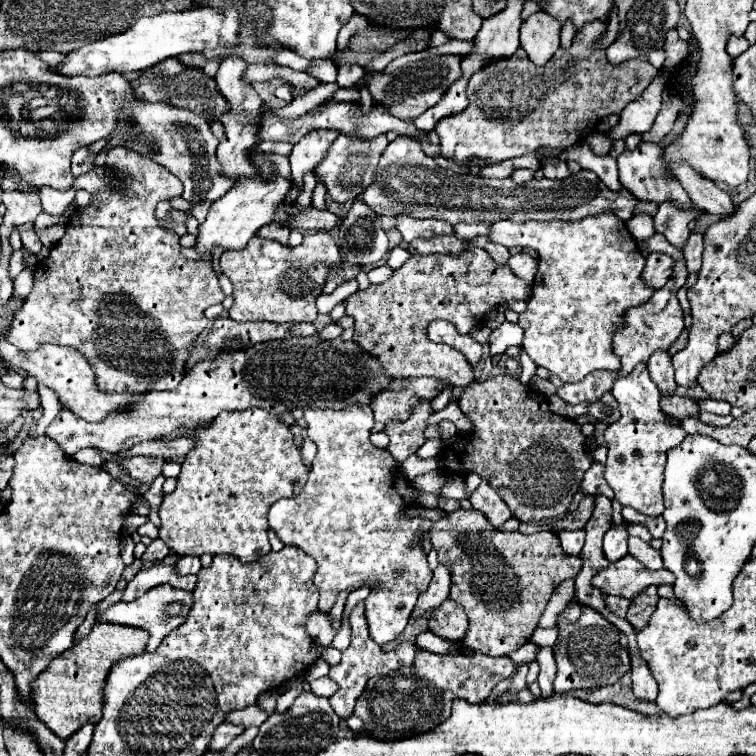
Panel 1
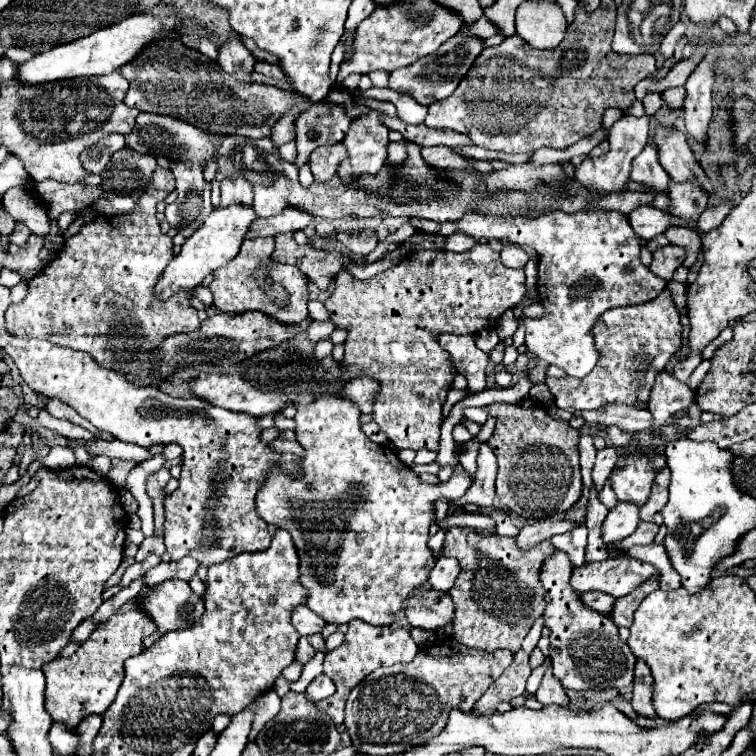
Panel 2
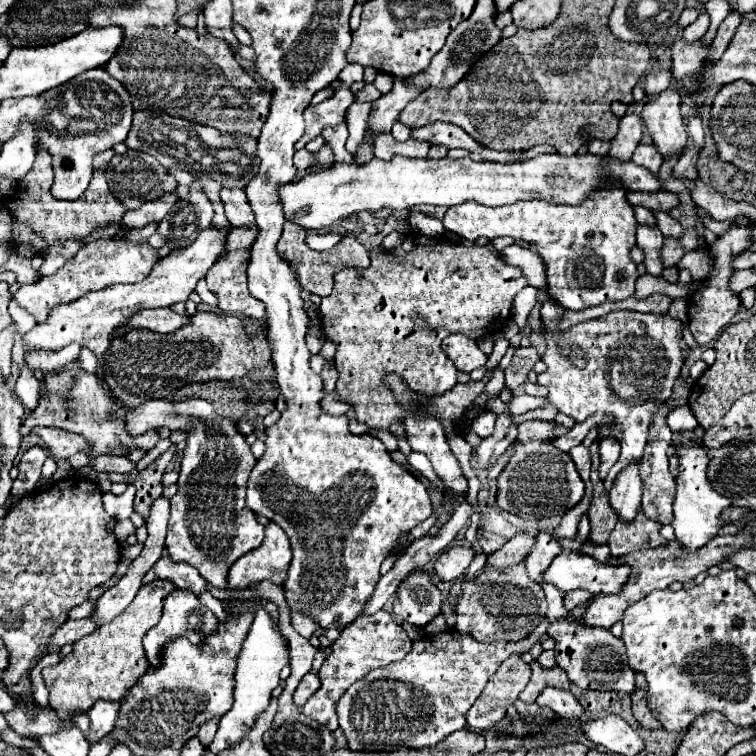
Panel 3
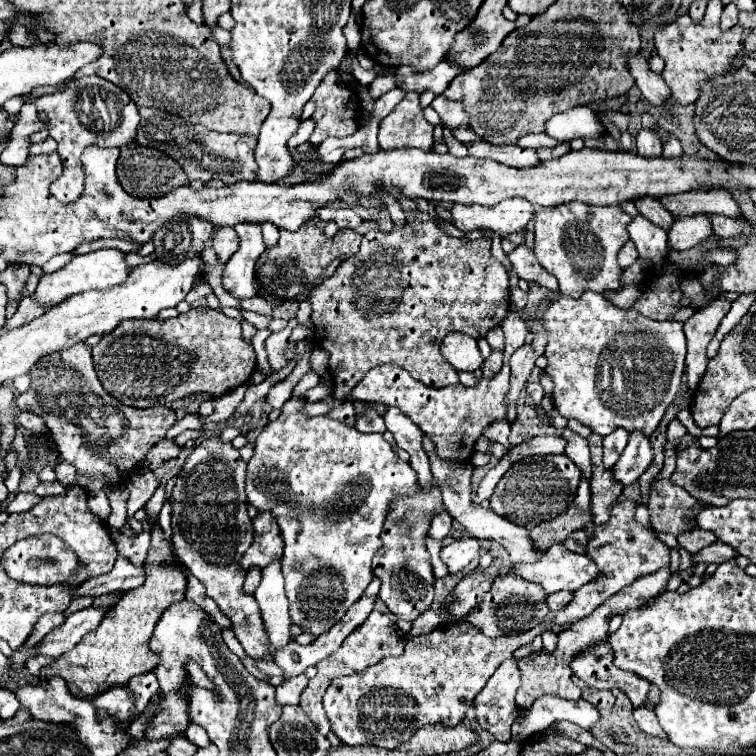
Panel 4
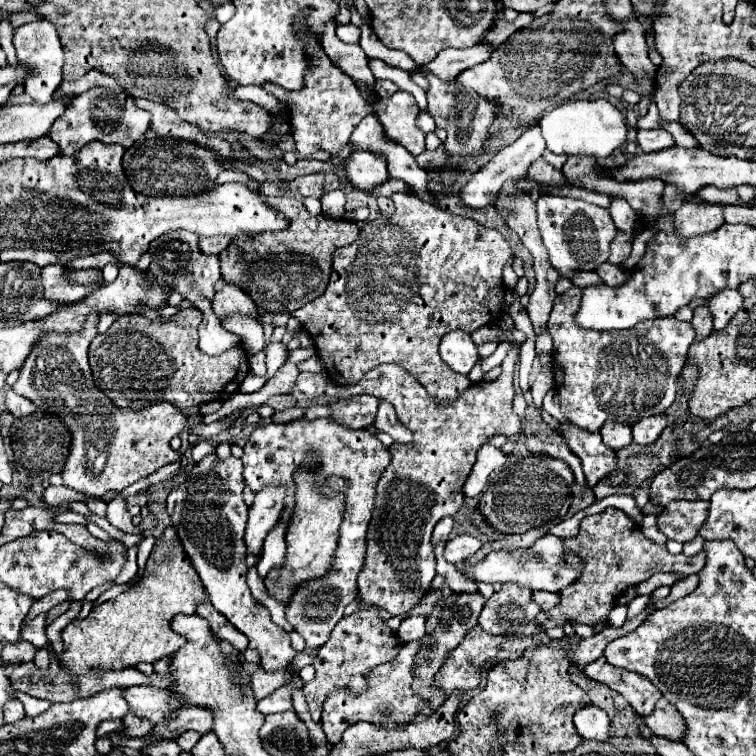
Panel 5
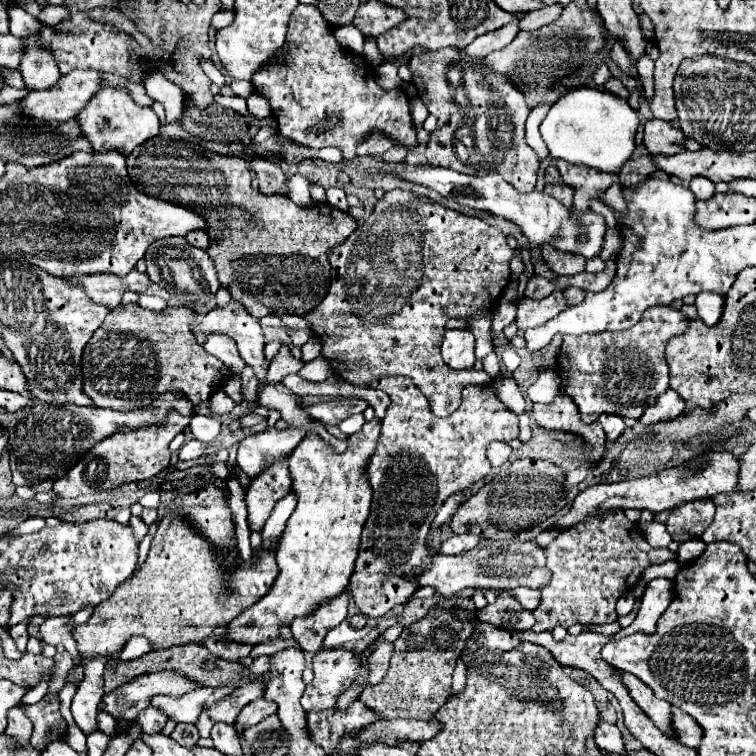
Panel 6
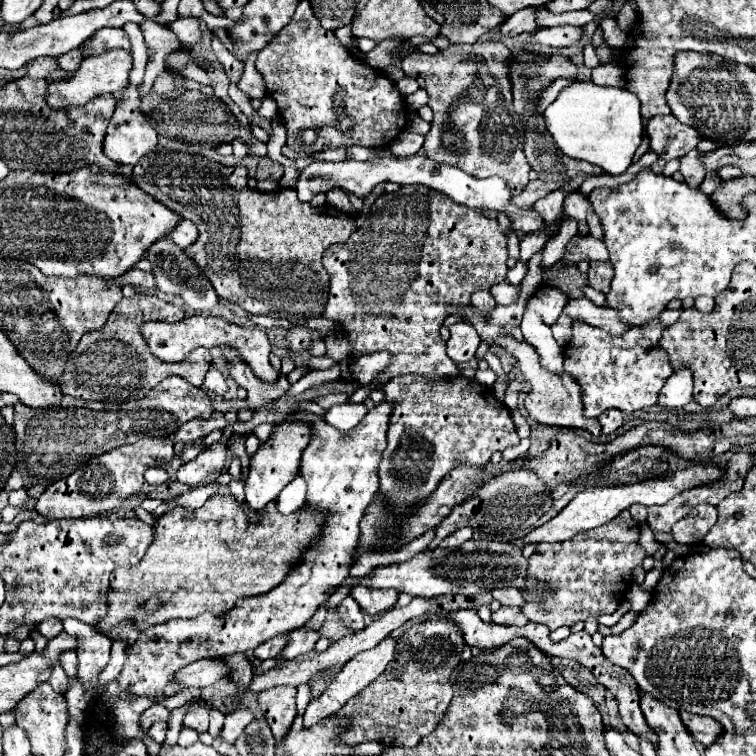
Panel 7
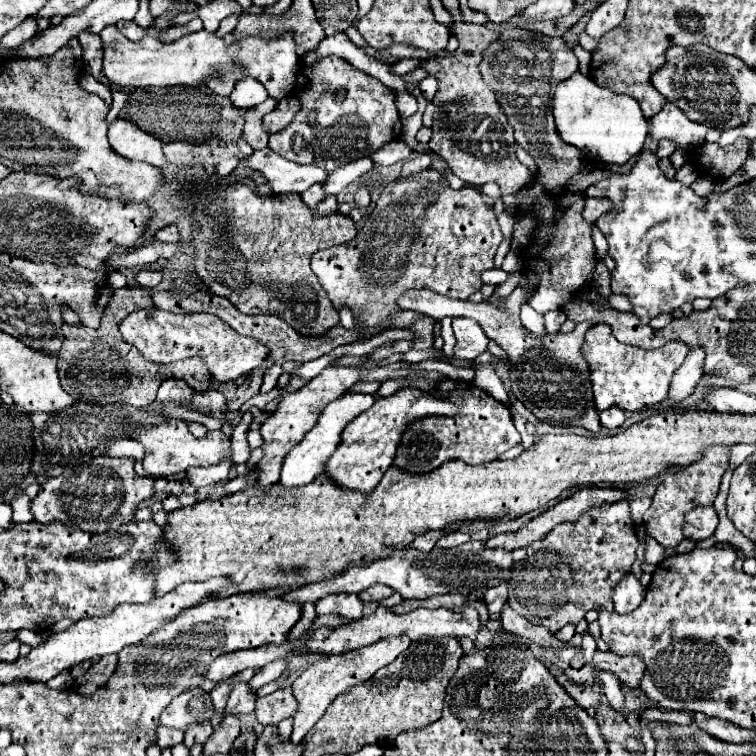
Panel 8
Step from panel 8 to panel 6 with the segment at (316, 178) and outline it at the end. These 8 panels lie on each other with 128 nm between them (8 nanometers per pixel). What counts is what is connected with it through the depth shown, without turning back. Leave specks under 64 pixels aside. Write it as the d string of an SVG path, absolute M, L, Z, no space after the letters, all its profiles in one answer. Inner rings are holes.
M428 164L416 166L414 170L394 172L394 174L408 184L432 188L448 200L470 206L474 210L486 210L490 214L496 214L500 218L514 222L522 230L522 234L528 238L528 244L533 251L531 253L533 264L539 259L536 246L544 244L544 242L554 244L554 248L558 248L562 252L582 254L584 258L594 258L600 252L602 238L606 232L604 218L600 214L590 212L590 210L582 216L572 216L572 210L568 210L556 198L552 198L548 194L536 194L536 192L534 194L520 194L504 178L498 178L498 176L468 176L462 172L454 172L454 170L440 168L440 166L428 166Z

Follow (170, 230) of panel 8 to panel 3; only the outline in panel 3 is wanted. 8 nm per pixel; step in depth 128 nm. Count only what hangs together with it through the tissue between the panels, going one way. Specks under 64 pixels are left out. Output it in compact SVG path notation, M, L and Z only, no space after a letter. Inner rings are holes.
M232 228L228 232L228 240L224 242L224 256L236 248L248 248L254 244L258 228Z

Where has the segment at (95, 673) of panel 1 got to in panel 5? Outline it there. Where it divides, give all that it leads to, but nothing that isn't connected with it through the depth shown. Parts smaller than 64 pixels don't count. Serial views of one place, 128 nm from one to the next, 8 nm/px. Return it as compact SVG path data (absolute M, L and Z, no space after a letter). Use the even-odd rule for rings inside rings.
M168 526L164 534L156 538L144 572L150 574L142 576L134 588L94 606L88 618L74 620L62 630L64 654L60 662L64 668L72 674L82 674L84 668L126 668L172 656L176 648L184 646L184 636L170 628L172 616L196 614L196 604L208 600L208 594L176 536L176 528Z

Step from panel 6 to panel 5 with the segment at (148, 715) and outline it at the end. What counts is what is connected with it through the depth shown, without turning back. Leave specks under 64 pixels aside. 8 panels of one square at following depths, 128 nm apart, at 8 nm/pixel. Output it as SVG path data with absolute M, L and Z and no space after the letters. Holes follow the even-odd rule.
M132 714L124 716L122 722L126 724L126 730L124 730L126 736L146 736L154 728L152 722L148 722L148 720L140 718L140 716L132 716Z

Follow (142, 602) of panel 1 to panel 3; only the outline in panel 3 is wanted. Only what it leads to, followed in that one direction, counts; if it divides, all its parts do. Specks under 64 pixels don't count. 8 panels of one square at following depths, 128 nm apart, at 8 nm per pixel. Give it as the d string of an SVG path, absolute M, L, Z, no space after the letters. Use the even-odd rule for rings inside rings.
M174 590L166 602L164 602L164 614L162 620L144 636L144 650L146 650L146 658L150 664L160 664L160 648L164 648L164 644L168 640L174 640L176 636L184 636L194 644L202 644L208 636L212 636L212 632L216 632L218 628L218 618L200 604L200 600L196 596L192 596L192 592L188 590Z

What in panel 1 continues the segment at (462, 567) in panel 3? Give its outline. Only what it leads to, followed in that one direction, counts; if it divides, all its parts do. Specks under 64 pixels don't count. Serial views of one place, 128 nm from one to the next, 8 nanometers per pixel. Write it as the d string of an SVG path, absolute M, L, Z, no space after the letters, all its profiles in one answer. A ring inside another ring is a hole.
M438 564L438 568L434 570L432 582L428 586L428 590L420 596L416 608L414 608L414 616L424 616L426 612L438 608L450 594L450 570L444 564Z

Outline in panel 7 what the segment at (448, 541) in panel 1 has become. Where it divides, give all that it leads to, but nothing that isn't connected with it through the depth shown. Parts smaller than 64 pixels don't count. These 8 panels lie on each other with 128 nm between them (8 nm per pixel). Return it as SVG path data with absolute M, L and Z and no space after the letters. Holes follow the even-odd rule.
M502 606L498 612L492 614L492 620L496 624L502 624L502 626L512 626L512 624L526 624L528 620L524 618L524 614L520 612L520 608L510 608L510 606Z

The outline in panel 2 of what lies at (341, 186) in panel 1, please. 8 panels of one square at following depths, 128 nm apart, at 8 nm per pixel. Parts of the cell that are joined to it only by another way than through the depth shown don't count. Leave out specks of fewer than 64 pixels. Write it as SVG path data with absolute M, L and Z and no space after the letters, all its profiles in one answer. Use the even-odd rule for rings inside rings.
M370 110L368 116L352 120L352 126L344 136L348 160L340 164L338 176L350 180L360 174L376 174L386 162L386 144L388 128L380 124L380 110Z

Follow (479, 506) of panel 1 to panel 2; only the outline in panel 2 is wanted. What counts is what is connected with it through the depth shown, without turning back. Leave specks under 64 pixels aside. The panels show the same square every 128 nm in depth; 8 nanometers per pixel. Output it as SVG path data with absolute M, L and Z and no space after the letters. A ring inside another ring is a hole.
M488 442L480 444L478 450L478 472L474 476L472 488L468 488L466 496L454 501L458 507L465 504L476 504L476 506L492 506L494 504L494 480L496 480L496 456Z

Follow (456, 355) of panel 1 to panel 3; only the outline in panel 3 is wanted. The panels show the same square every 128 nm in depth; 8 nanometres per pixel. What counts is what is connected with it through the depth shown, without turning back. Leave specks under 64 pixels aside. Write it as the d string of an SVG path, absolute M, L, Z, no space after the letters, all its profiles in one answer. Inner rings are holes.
M406 234L404 242L402 242L398 248L394 248L394 250L382 250L380 246L374 246L368 254L370 254L370 266L368 266L368 268L344 268L344 270L340 270L340 272L334 276L334 290L332 290L332 294L326 296L326 298L322 298L322 302L320 302L320 316L322 316L320 322L322 322L322 330L324 330L326 338L332 340L332 342L336 344L336 362L334 362L334 364L336 364L336 370L338 370L336 394L338 394L342 400L350 402L350 404L352 404L352 410L354 410L354 414L356 414L356 420L362 422L362 424L366 424L366 426L370 426L370 428L386 428L386 430L388 430L388 426L392 424L392 420L402 418L402 420L406 422L406 434L408 434L408 442L410 442L412 450L422 452L422 454L428 456L428 460L430 460L430 464L432 464L432 468L434 468L434 472L436 472L440 484L444 486L444 490L446 490L450 502L454 504L454 502L458 502L458 500L462 500L462 498L466 496L468 480L466 480L466 476L464 476L464 472L462 472L462 468L460 468L460 462L456 460L456 456L452 454L452 450L450 450L450 446L448 446L448 440L446 440L446 436L444 436L442 424L440 424L434 416L412 414L412 412L408 412L408 410L402 410L400 404L396 402L396 398L394 398L394 396L388 396L388 390L382 386L380 378L382 378L386 372L394 372L394 374L402 376L414 392L424 394L424 396L436 396L436 394L442 394L442 392L446 392L446 390L450 390L450 388L456 384L456 374L458 374L458 370L456 370L454 362L448 360L446 354L442 354L440 342L442 342L446 336L458 332L467 335L473 340L477 340L485 335L488 336L491 332L500 330L500 328L506 324L506 320L510 318L510 308L512 308L514 296L516 296L518 290L524 288L528 282L526 282L526 278L522 276L520 268L508 266L508 264L506 264L496 252L492 252L488 246L474 246L474 244L472 244L472 246L458 246L458 244L450 244L450 242L436 242L436 238L430 238L430 236L424 236L424 234Z

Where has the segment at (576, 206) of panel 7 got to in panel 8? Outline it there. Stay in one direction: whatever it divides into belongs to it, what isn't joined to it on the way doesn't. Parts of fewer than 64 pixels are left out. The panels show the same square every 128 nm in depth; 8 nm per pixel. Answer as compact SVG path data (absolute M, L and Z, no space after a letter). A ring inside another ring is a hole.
M586 198L586 206L584 206L582 216L584 216L588 222L596 222L598 216L600 216L602 212L608 212L608 208L612 208L610 200L594 200L594 198Z

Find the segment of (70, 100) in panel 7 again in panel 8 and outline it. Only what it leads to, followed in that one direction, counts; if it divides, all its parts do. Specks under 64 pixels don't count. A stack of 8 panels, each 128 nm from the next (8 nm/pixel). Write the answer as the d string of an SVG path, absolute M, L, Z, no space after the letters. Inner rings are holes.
M112 24L100 32L104 46L104 76L118 86L176 86L176 84L204 84L218 96L230 96L236 82L248 76L260 80L268 94L276 100L288 96L296 88L296 74L300 68L300 58L296 54L296 42L292 34L284 32L272 38L246 36L240 42L224 46L224 38L214 32L200 30L184 36L176 42L162 44L152 36L144 36L138 42L128 40Z

